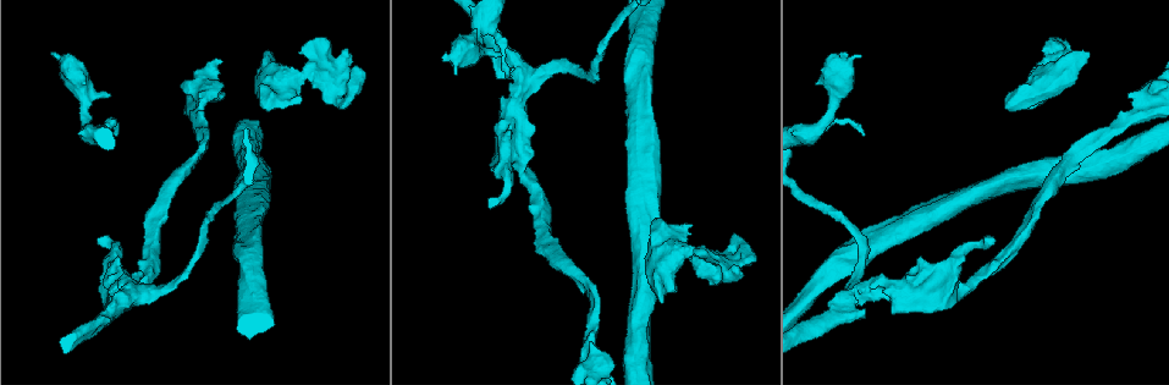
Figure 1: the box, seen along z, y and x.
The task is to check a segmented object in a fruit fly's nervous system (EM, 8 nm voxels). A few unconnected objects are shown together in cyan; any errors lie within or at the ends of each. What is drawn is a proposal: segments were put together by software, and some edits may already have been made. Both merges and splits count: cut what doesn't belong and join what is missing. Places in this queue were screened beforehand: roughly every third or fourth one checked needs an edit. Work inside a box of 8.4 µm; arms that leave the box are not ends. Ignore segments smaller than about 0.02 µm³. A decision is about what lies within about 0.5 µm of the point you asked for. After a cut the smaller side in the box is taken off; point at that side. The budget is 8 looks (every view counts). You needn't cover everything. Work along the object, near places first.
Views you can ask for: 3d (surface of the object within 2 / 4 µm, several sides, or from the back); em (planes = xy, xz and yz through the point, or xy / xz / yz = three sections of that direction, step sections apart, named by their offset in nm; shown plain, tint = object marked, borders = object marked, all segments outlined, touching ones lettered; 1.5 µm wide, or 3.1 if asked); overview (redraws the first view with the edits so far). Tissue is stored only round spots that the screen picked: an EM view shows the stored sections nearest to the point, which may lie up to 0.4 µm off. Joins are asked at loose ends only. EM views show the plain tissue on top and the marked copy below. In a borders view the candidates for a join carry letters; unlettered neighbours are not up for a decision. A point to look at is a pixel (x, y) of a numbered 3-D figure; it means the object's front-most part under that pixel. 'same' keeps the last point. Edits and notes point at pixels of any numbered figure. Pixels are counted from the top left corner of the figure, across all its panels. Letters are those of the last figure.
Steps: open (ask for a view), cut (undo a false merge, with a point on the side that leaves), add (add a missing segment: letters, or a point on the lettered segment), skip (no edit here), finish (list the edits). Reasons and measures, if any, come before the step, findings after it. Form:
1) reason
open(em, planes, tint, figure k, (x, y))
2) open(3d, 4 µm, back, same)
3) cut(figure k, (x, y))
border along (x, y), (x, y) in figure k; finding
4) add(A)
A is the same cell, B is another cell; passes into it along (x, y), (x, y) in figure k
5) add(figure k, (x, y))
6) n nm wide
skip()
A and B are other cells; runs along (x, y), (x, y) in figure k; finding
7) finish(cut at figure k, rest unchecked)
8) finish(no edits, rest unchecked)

branch stops here
open(3d, 4 µm, figure 1, (56, 56))

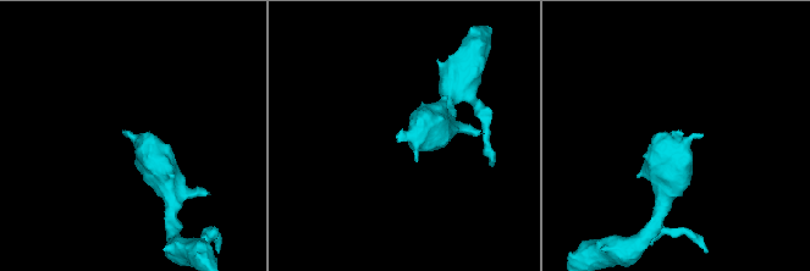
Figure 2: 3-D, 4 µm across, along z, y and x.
now the EM
open(em, planes, tint, figure 2, (128, 132))

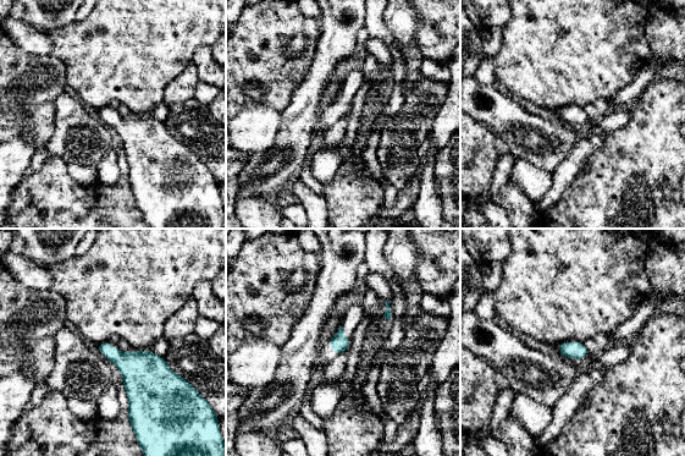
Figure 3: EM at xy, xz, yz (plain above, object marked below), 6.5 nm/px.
see the neighbours
open(em, planes, borders, same)

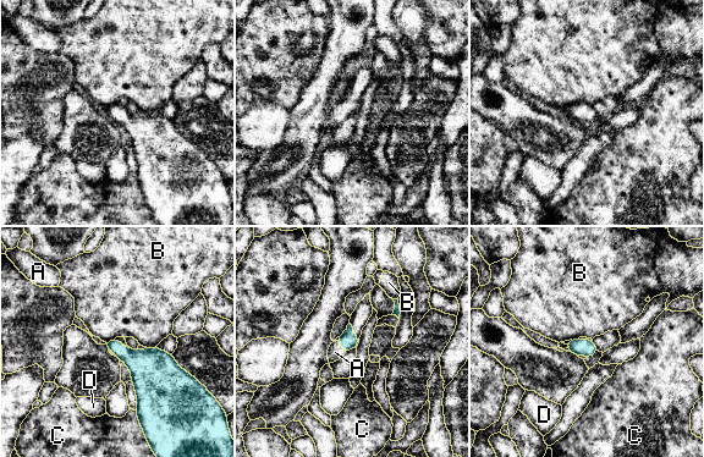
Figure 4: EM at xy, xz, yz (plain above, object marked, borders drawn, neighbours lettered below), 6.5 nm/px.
C touches over 110 nm
add(A)
A is the same cell, B, C and D are other cells; passes into it along (348, 341), (341, 346), (335, 352) in figure 4; the neuron continues

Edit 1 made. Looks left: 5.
see it whole again
open(overview)

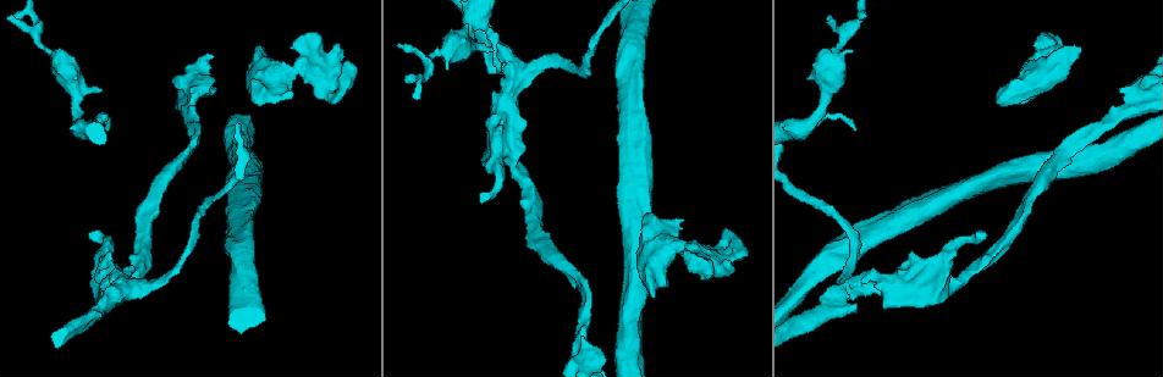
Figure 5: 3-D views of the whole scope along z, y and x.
open(em, xz, step 4, borders, figure 5, (1119, 92))

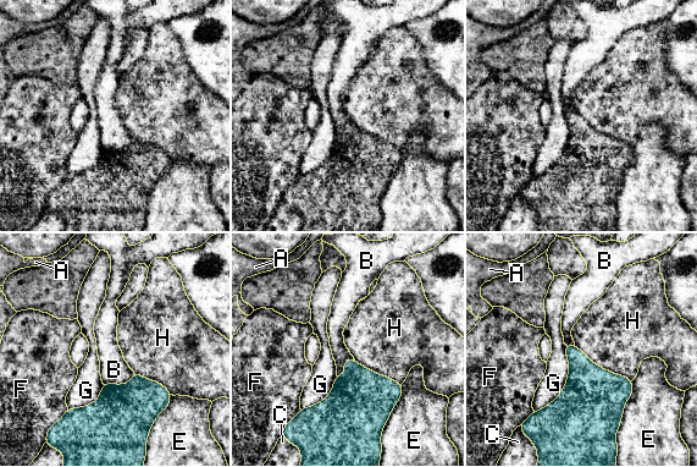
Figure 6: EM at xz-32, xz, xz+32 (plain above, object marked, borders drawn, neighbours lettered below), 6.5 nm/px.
another direction
open(em, planes, borders, same)

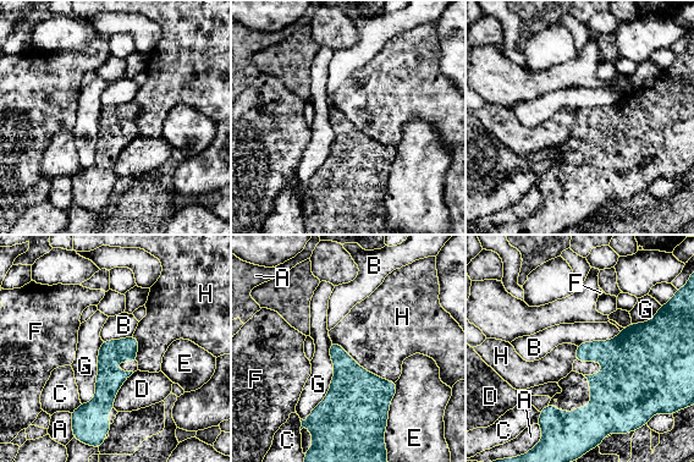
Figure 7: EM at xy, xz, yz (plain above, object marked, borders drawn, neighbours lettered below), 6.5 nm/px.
G touches over 550 nm
skip()
A, B, C, D, E, F, G and H are other cells; border along (331, 340), (365, 369), (395, 381) in figure 7; no lettered segment goes on from it

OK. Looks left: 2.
an open end
open(em, xy, step 4, borders, figure 5, (653, 295))

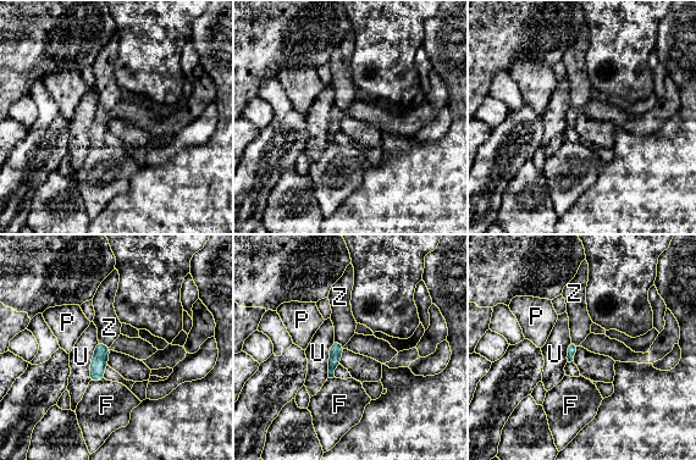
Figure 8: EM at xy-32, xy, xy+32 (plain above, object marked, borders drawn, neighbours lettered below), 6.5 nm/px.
U touches over 280 nm
skip()
F, P, U and Z are other cells; border along (98, 341), (90, 362), (88, 381) in figure 8; no lettered segment goes on from it

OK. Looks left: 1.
finish(add at figure 4, rest unchecked)

